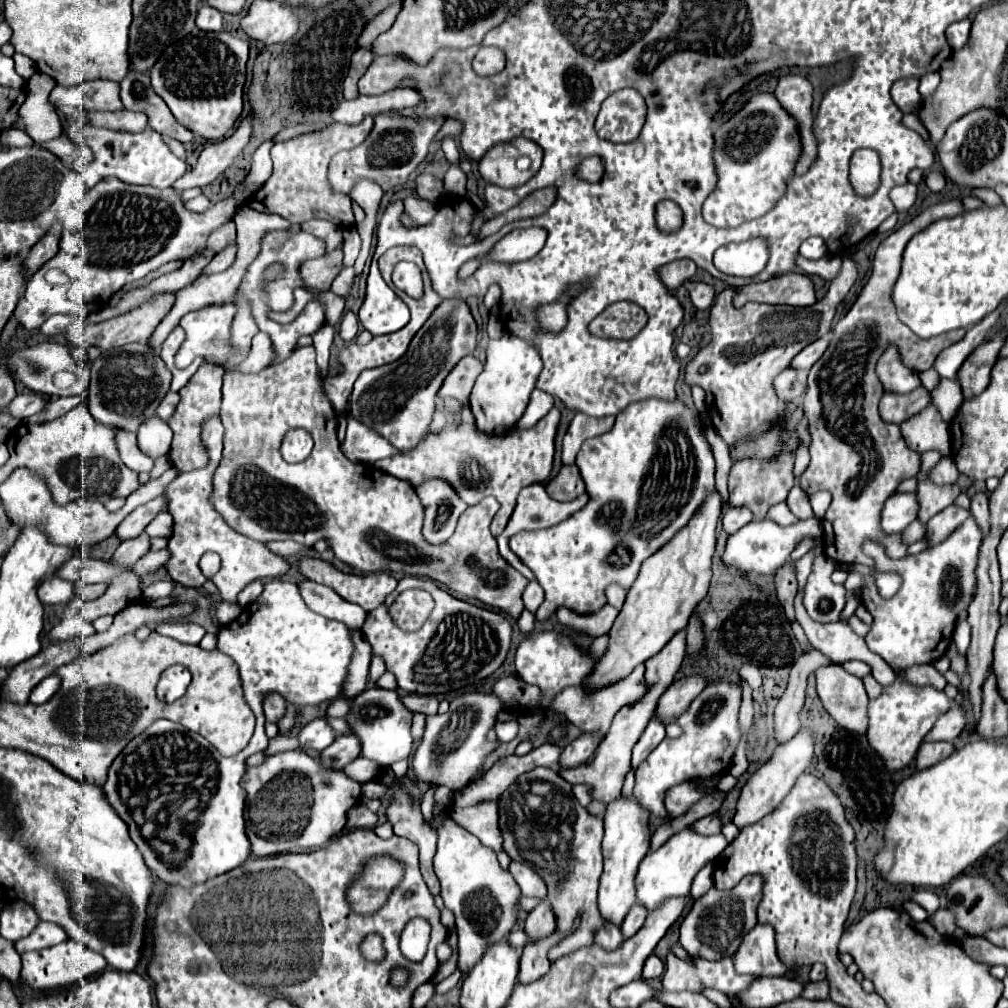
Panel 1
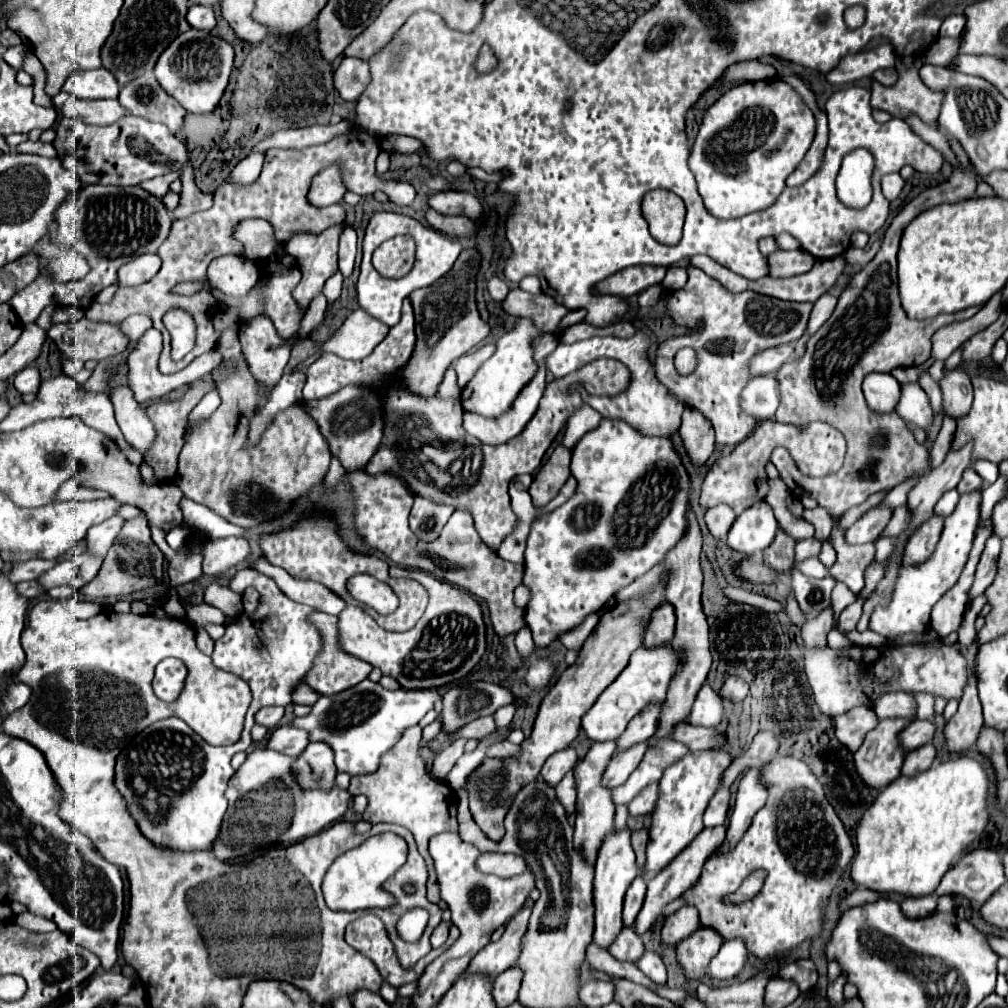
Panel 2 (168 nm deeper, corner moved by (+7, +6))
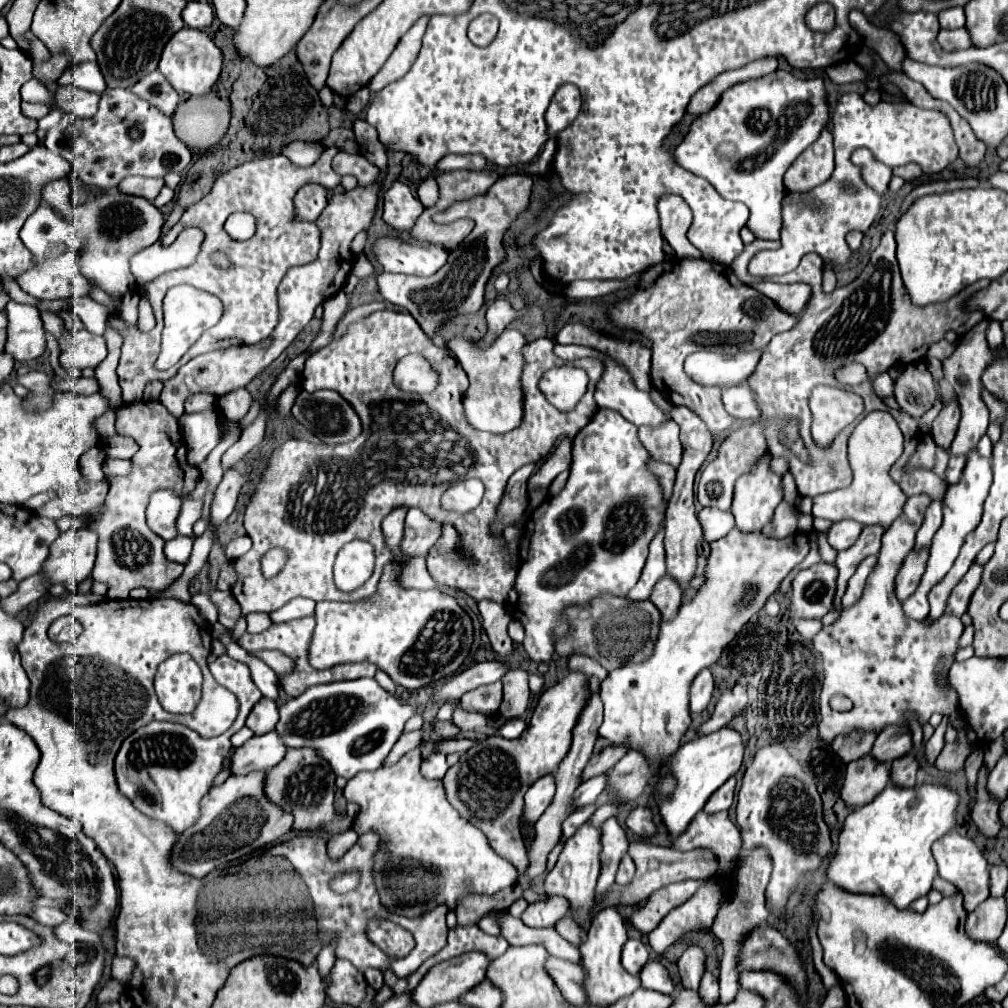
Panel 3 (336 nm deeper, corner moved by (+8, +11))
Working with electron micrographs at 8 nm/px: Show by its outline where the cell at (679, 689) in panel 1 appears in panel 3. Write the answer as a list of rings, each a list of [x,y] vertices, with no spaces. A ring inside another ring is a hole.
[[[609,746],[605,748],[601,754],[593,756],[589,760],[589,764],[585,766],[585,772],[581,772],[581,782],[593,778],[593,776],[601,776],[607,774],[623,756],[625,756],[627,748],[625,746]]]

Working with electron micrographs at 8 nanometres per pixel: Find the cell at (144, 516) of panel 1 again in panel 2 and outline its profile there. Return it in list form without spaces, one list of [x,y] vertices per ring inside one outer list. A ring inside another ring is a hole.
[[[114,515],[110,519],[106,519],[104,523],[100,525],[94,525],[90,529],[90,533],[86,535],[86,541],[88,541],[88,551],[94,553],[94,555],[106,555],[106,551],[110,549],[114,537],[118,537],[118,529],[126,523],[126,519]]]

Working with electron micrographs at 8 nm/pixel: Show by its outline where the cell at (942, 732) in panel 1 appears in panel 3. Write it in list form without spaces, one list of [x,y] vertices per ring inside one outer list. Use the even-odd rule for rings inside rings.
[[[891,726],[877,736],[869,756],[873,756],[873,760],[881,760],[881,764],[891,764],[893,760],[909,754],[911,748],[911,732],[901,726]]]

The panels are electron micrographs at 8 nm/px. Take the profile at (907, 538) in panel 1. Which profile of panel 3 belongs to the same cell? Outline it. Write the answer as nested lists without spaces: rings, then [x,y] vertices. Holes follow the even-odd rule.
[[[869,556],[869,558],[865,558],[865,560],[857,566],[857,570],[855,570],[855,574],[849,578],[847,590],[845,590],[843,598],[841,598],[843,608],[853,606],[853,602],[857,602],[857,598],[861,598],[863,588],[865,588],[865,580],[867,580],[869,572],[873,570],[873,564],[877,564],[877,556]]]

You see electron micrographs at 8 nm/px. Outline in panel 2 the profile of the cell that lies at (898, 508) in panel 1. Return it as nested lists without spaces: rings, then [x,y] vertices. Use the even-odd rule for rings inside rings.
[[[878,505],[870,511],[866,511],[846,533],[846,539],[854,545],[860,543],[868,543],[868,541],[876,541],[882,533],[882,529],[888,525],[890,515],[894,509],[890,509],[888,505]]]

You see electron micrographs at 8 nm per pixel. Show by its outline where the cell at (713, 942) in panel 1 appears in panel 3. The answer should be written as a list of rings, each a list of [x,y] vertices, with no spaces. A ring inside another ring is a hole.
[[[691,946],[691,948],[685,950],[685,954],[681,956],[681,960],[677,964],[683,988],[689,988],[689,990],[697,990],[699,988],[701,976],[705,972],[703,962],[705,962],[705,954],[703,954],[701,948]]]

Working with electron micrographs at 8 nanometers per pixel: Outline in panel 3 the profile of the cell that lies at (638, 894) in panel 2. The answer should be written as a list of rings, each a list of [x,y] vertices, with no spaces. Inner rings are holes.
[[[625,854],[625,856],[621,858],[621,862],[619,862],[619,870],[617,870],[615,882],[625,886],[625,884],[629,884],[629,882],[631,882],[633,874],[635,874],[635,864],[633,864],[633,860],[631,860],[631,858]]]

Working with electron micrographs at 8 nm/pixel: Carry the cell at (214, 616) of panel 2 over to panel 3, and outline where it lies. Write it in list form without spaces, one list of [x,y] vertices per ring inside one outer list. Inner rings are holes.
[[[143,400],[143,402],[123,404],[121,408],[117,408],[115,414],[117,414],[117,422],[115,422],[117,434],[131,436],[139,444],[139,450],[131,458],[131,462],[133,462],[131,472],[127,476],[115,476],[113,478],[111,490],[109,490],[107,500],[105,500],[105,510],[99,512],[91,520],[91,524],[89,524],[89,528],[95,530],[97,536],[99,536],[99,542],[97,542],[97,560],[95,560],[95,568],[91,572],[91,578],[97,580],[97,582],[107,584],[107,588],[109,588],[107,596],[109,598],[113,598],[113,600],[125,600],[125,598],[129,598],[129,592],[133,588],[145,586],[151,592],[159,592],[159,590],[165,590],[175,578],[181,576],[183,566],[177,564],[177,562],[169,562],[165,558],[165,554],[163,554],[165,540],[161,540],[161,536],[157,536],[153,530],[149,530],[149,526],[145,522],[145,508],[149,504],[149,494],[155,492],[155,490],[169,488],[171,492],[177,492],[177,496],[185,498],[185,494],[189,494],[195,488],[195,484],[201,480],[201,472],[197,468],[193,468],[191,464],[187,464],[185,458],[181,456],[183,440],[179,436],[177,418],[171,416],[161,402],[145,402]]]

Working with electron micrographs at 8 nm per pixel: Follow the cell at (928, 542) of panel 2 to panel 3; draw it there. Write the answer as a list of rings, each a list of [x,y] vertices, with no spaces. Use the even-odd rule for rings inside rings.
[[[909,552],[909,556],[905,558],[901,572],[897,574],[897,584],[895,584],[895,592],[899,602],[905,602],[905,598],[911,596],[911,592],[917,588],[923,572],[925,572],[925,562],[927,562],[929,552]]]

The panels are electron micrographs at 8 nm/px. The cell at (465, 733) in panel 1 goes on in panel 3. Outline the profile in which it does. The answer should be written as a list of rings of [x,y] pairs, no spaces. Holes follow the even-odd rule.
[[[495,682],[495,684],[475,688],[473,692],[467,692],[461,698],[461,708],[465,712],[493,714],[499,710],[501,700],[503,700],[503,686],[501,686],[501,682]]]

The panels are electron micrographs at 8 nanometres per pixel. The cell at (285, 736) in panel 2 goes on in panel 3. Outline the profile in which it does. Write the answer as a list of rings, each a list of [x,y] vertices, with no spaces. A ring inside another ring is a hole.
[[[267,732],[263,736],[253,736],[243,746],[235,748],[229,768],[231,776],[249,774],[253,770],[269,770],[277,766],[287,752],[287,746],[281,742],[277,732]]]

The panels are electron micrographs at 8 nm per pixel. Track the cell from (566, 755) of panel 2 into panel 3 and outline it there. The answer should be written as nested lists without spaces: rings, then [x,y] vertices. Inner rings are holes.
[[[551,774],[539,778],[525,794],[525,810],[521,816],[523,822],[533,826],[545,812],[545,808],[553,802],[553,796],[555,796],[555,778]]]

